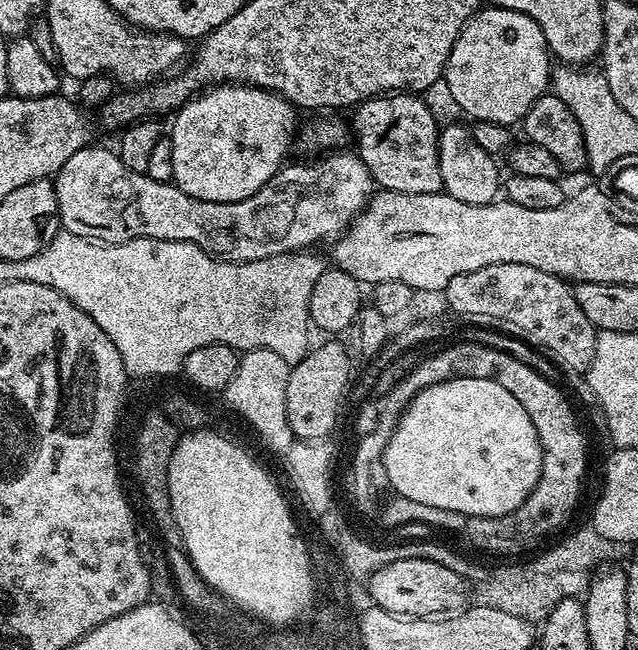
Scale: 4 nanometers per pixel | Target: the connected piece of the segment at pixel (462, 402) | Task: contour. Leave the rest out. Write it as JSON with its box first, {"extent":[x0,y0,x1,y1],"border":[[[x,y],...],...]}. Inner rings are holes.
{"extent":[383,378,542,518],"border":[[[454,378],[422,389],[412,397],[407,408],[402,412],[397,428],[385,448],[383,462],[386,479],[388,479],[387,487],[395,495],[410,499],[411,502],[420,502],[423,506],[434,507],[440,514],[446,511],[456,511],[465,518],[471,516],[494,518],[495,516],[508,516],[514,510],[518,510],[522,502],[526,502],[530,490],[534,490],[542,474],[542,446],[538,442],[538,430],[534,430],[534,422],[530,422],[530,414],[526,414],[526,410],[519,404],[518,398],[514,398],[514,394],[508,393],[503,386],[498,386],[498,382],[490,378]]]}

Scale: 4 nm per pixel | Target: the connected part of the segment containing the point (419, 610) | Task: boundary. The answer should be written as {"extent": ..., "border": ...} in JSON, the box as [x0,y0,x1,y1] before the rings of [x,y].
{"extent":[366,558,465,618],"border":[[[406,558],[404,561],[390,561],[377,569],[366,581],[371,603],[377,608],[392,612],[396,616],[418,616],[436,618],[465,607],[465,581],[461,576],[440,566],[438,562],[423,558]]]}

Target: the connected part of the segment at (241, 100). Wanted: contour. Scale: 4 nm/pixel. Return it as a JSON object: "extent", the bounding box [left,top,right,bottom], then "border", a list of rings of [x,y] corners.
{"extent":[170,84,298,202],"border":[[[218,84],[215,88],[201,91],[193,96],[187,104],[182,105],[173,119],[176,121],[172,124],[170,139],[172,161],[174,162],[174,174],[172,175],[174,183],[182,190],[186,190],[186,194],[190,194],[190,198],[202,198],[202,202],[242,202],[242,198],[250,198],[255,192],[262,190],[262,186],[266,186],[266,182],[270,182],[270,178],[274,178],[285,161],[289,159],[288,151],[291,150],[292,144],[294,148],[294,137],[298,132],[296,115],[298,112],[294,105],[276,92],[268,92],[264,88],[252,88],[248,84]]]}

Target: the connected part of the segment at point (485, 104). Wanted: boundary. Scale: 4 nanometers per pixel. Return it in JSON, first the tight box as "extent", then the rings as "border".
{"extent":[442,6,553,126],"border":[[[484,6],[458,34],[442,80],[448,83],[453,102],[473,121],[515,126],[523,121],[537,98],[549,91],[553,71],[548,43],[534,18],[518,14],[518,10]]]}

